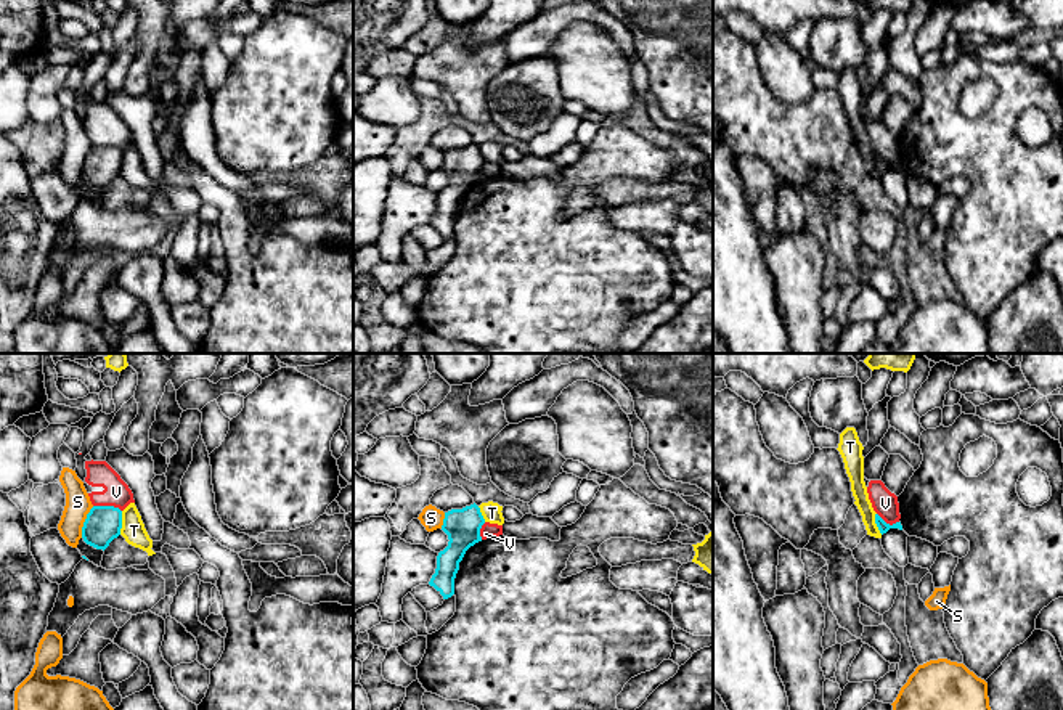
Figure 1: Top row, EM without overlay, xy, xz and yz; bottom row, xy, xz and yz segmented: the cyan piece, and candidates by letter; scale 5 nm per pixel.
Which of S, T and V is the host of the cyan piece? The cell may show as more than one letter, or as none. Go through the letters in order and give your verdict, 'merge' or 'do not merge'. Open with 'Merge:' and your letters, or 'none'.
Merge: none
S: do not merge
T: do not merge
V: do not merge

